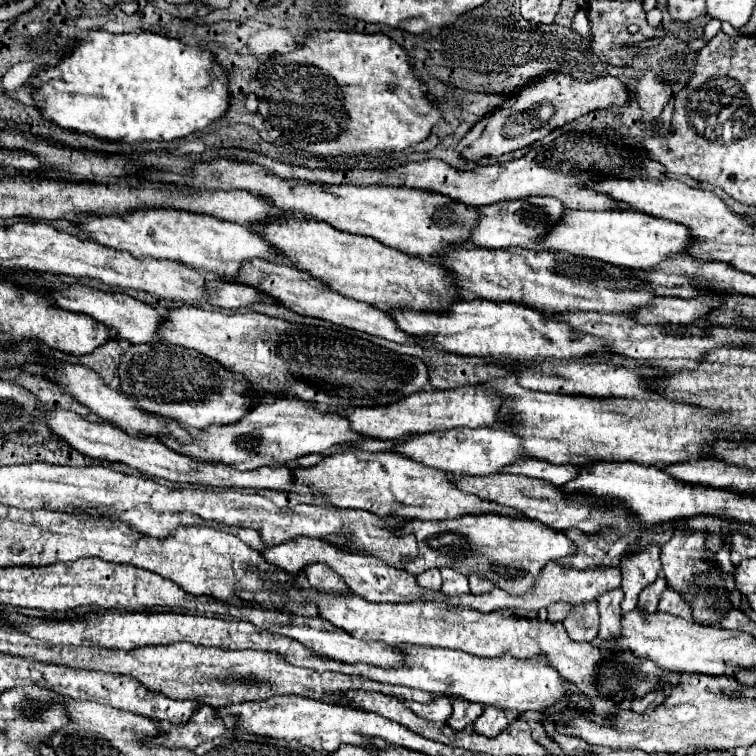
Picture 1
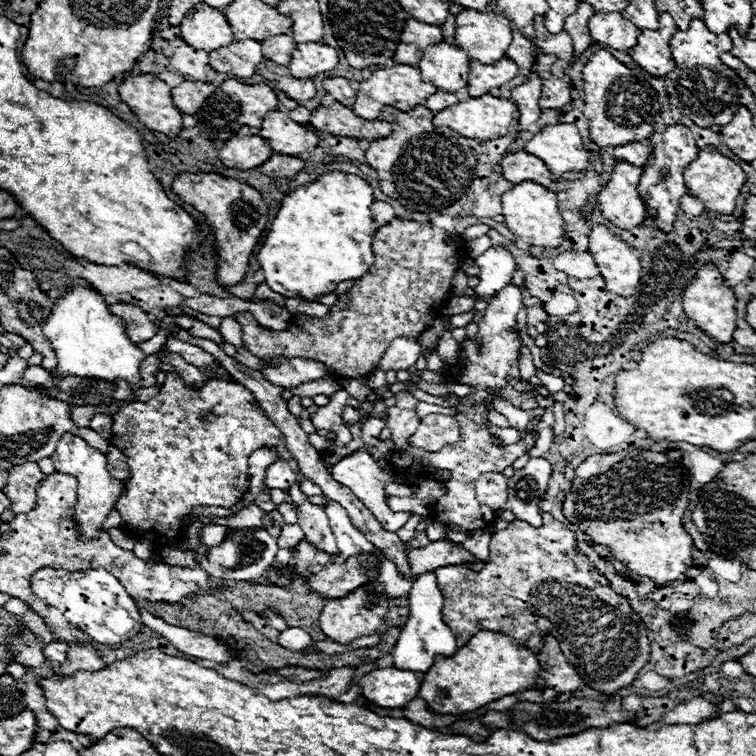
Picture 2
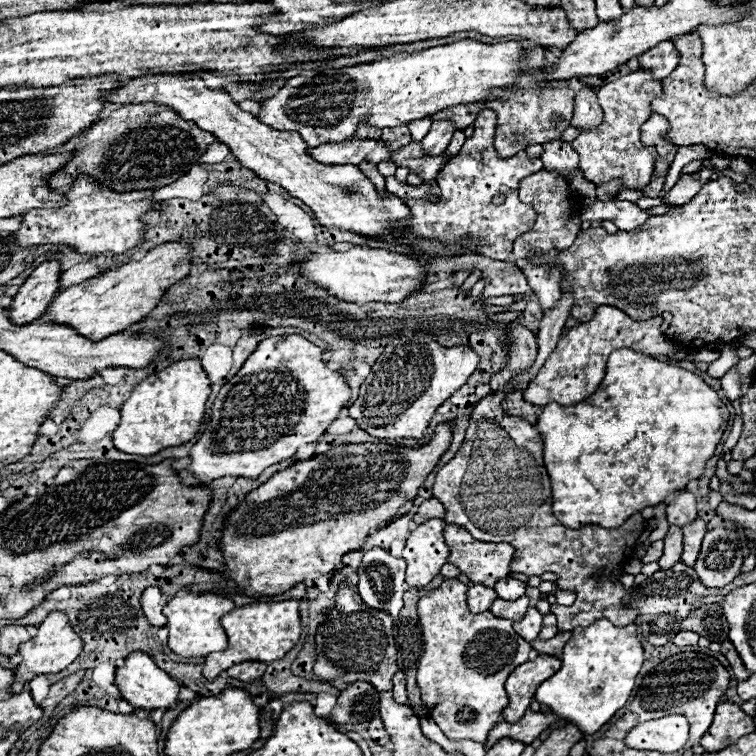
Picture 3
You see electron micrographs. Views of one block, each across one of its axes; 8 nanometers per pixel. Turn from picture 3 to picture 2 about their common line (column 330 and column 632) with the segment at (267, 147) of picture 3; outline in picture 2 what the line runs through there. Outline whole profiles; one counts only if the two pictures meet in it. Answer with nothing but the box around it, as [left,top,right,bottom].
[596,162,648,230]

